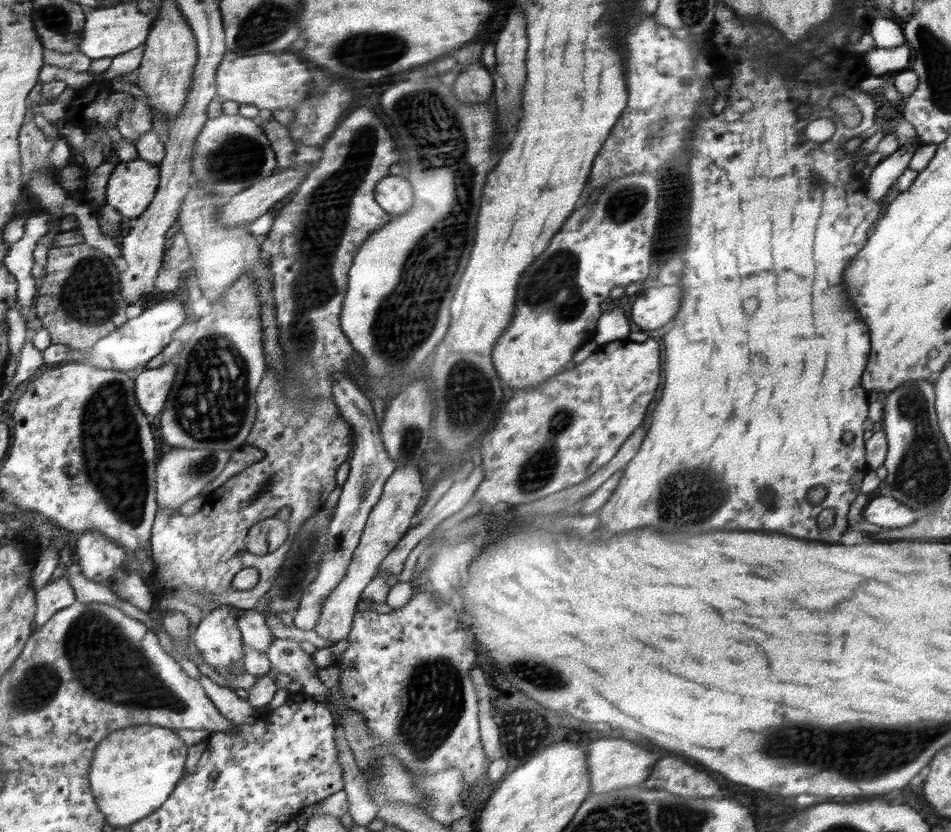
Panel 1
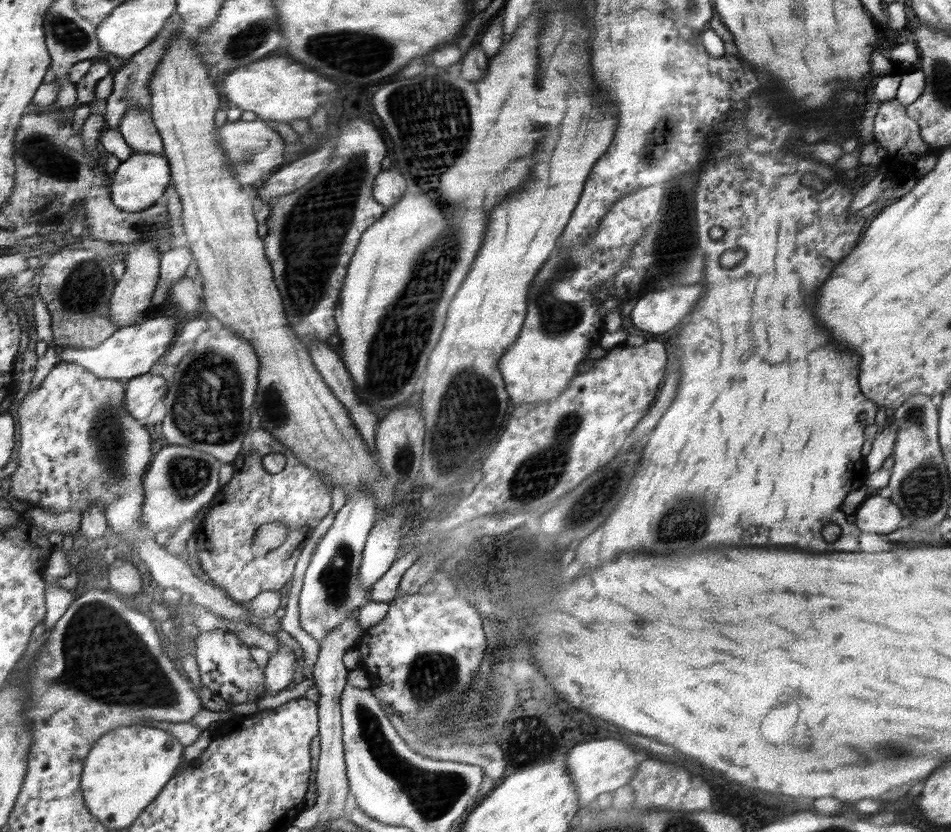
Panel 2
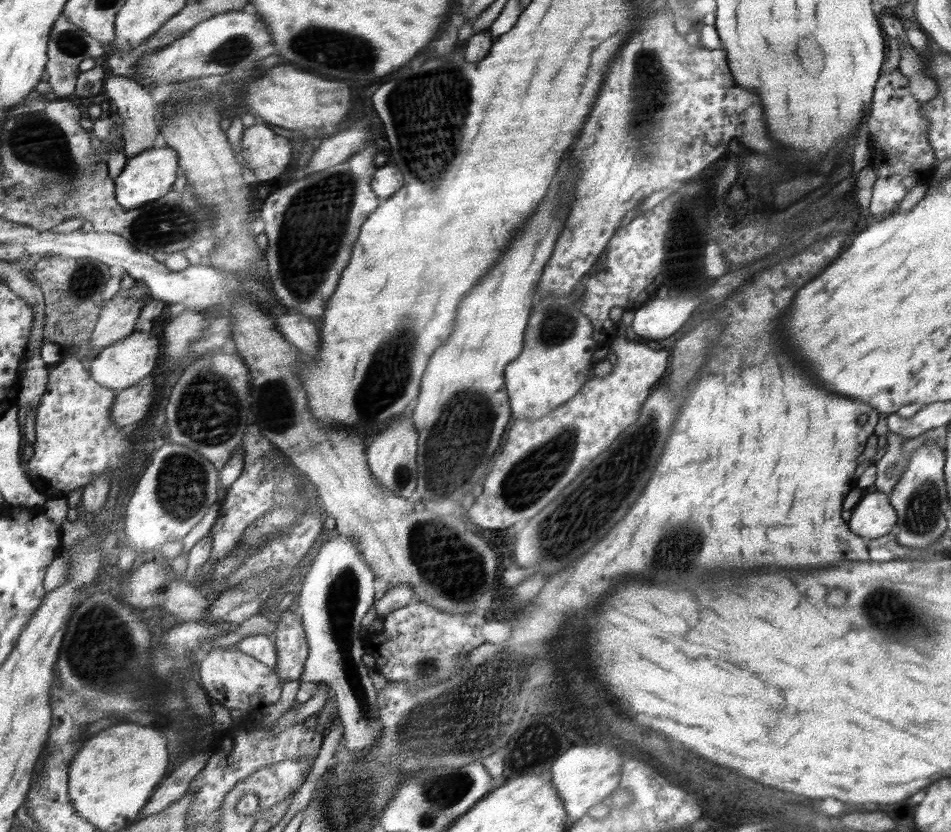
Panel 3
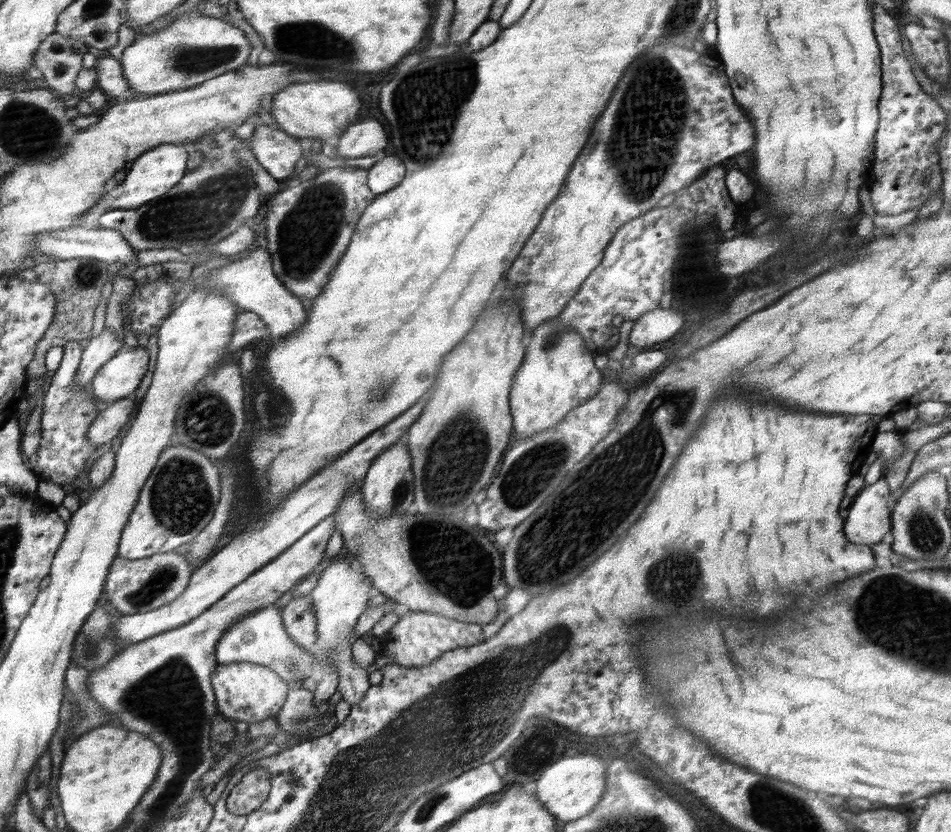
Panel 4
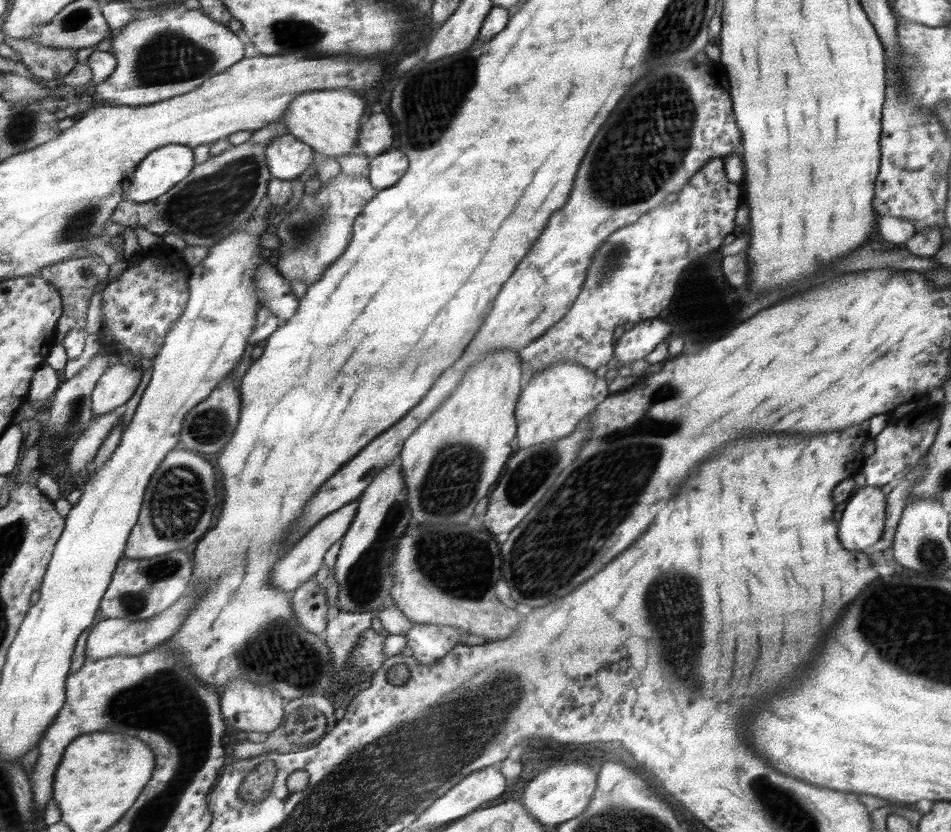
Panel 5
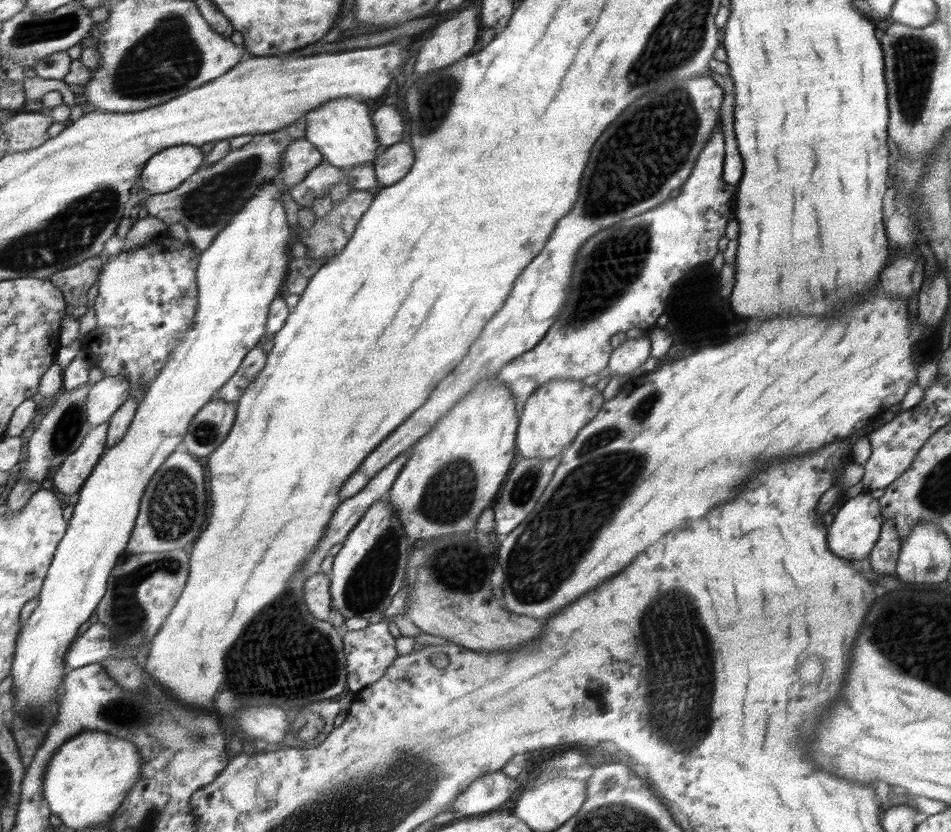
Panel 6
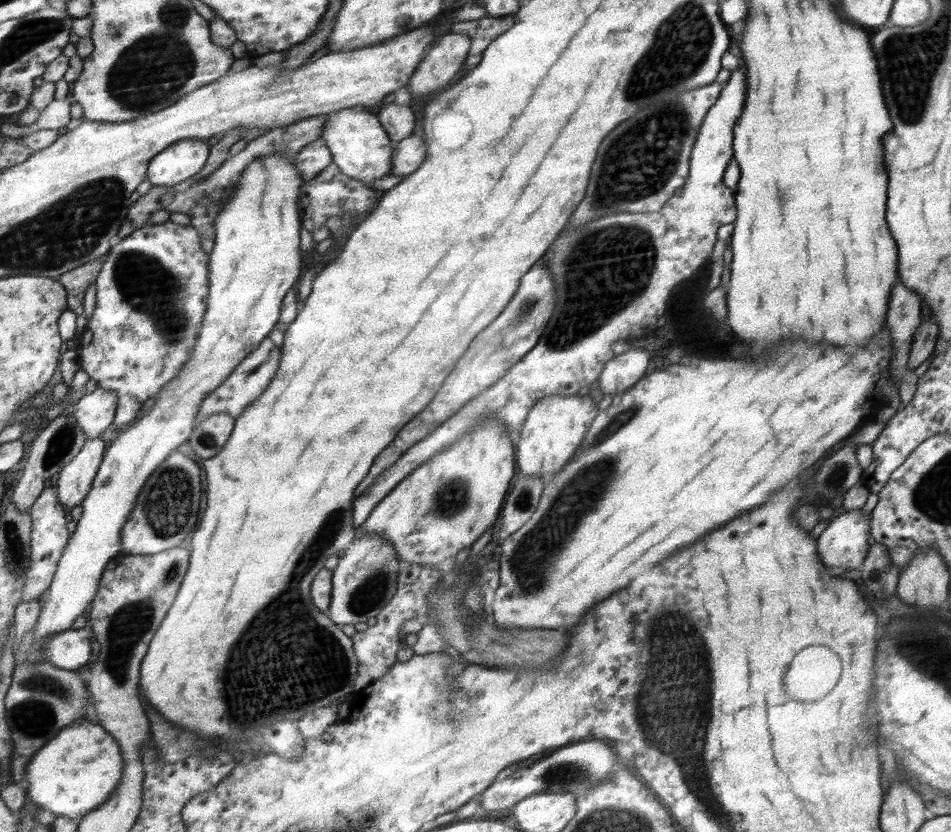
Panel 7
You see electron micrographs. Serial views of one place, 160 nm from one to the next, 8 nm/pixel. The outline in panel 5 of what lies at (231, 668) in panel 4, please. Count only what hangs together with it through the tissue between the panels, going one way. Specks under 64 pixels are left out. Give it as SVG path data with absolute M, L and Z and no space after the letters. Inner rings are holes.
M232 680L221 693L223 717L230 728L246 732L268 732L278 728L283 721L283 708L287 700L282 698L271 686L258 686L249 680Z

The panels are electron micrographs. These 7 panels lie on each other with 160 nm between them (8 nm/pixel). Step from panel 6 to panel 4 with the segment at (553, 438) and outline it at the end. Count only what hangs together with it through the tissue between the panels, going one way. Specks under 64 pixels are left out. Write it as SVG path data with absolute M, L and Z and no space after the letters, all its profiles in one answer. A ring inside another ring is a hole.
M555 318L544 321L534 331L523 364L511 389L511 413L515 415L518 437L534 436L565 420L577 406L601 390L602 376L594 364L592 351L577 332L570 332Z

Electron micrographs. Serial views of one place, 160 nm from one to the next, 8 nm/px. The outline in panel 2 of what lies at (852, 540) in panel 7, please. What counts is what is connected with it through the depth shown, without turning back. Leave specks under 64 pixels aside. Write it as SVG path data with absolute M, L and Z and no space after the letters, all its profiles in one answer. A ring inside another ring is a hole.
M871 493L857 512L856 526L860 526L860 530L864 532L888 534L894 532L902 522L900 507L890 498L884 498L878 493Z

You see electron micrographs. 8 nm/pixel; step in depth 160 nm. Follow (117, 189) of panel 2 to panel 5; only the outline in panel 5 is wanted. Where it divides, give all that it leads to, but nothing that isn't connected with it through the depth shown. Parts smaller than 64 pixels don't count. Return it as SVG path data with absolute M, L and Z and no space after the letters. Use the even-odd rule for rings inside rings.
M164 145L147 155L126 190L128 201L148 202L184 181L194 166L194 152L186 145Z

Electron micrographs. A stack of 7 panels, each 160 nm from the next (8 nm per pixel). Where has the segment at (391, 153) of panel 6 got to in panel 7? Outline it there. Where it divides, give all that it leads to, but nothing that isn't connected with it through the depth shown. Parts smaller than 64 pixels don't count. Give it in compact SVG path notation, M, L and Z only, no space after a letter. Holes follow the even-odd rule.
M412 135L397 142L399 148L393 156L393 168L390 174L408 176L414 173L427 158L427 143L422 135Z

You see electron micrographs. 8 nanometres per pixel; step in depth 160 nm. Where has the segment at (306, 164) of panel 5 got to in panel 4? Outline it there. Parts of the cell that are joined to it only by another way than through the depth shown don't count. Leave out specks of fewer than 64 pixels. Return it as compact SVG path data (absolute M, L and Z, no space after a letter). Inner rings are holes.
M261 125L249 139L255 159L272 178L282 180L292 174L294 164L302 158L302 146L286 131Z

